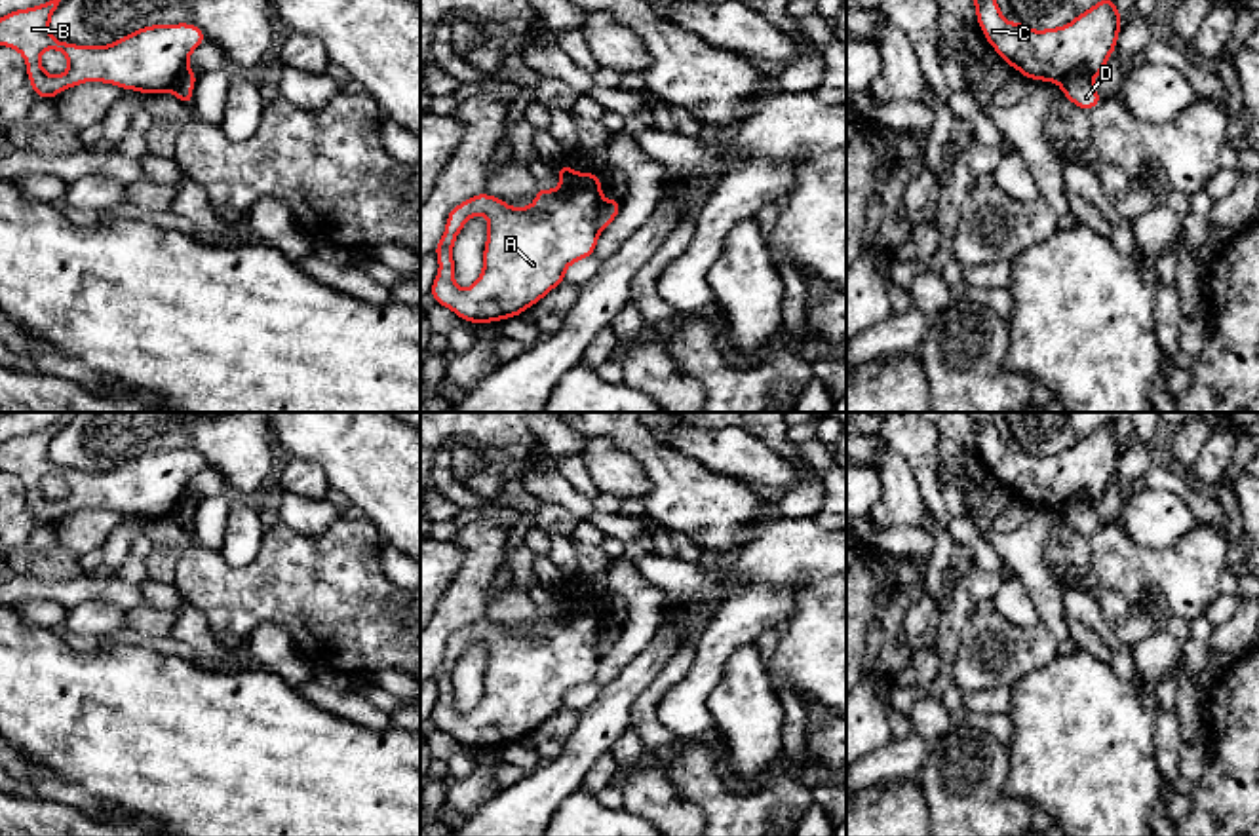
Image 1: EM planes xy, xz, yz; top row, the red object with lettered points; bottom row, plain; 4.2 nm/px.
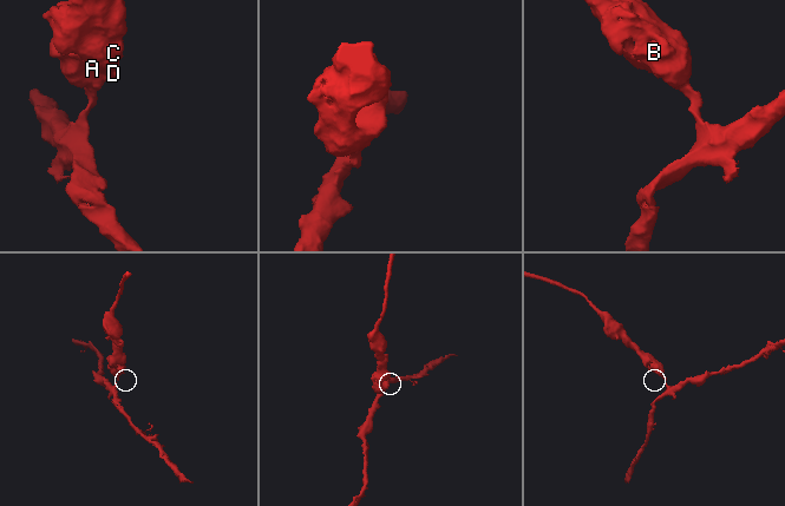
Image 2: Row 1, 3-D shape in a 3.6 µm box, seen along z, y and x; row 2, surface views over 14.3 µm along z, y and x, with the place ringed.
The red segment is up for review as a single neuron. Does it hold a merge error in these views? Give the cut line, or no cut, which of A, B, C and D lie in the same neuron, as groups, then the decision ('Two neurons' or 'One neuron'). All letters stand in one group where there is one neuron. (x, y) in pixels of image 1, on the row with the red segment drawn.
Split along xz (605, 200), (596, 211), (598, 232). Groups: A B C / D. Two neurons

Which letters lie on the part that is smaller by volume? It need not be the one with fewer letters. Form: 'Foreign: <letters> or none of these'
Foreign: D

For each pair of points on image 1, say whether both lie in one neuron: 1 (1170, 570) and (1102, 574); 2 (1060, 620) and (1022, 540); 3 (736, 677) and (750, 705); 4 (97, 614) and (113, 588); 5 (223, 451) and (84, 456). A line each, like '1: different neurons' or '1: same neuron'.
1: same neuron
2: same neuron
3: same neuron
4: different neurons
5: same neuron

